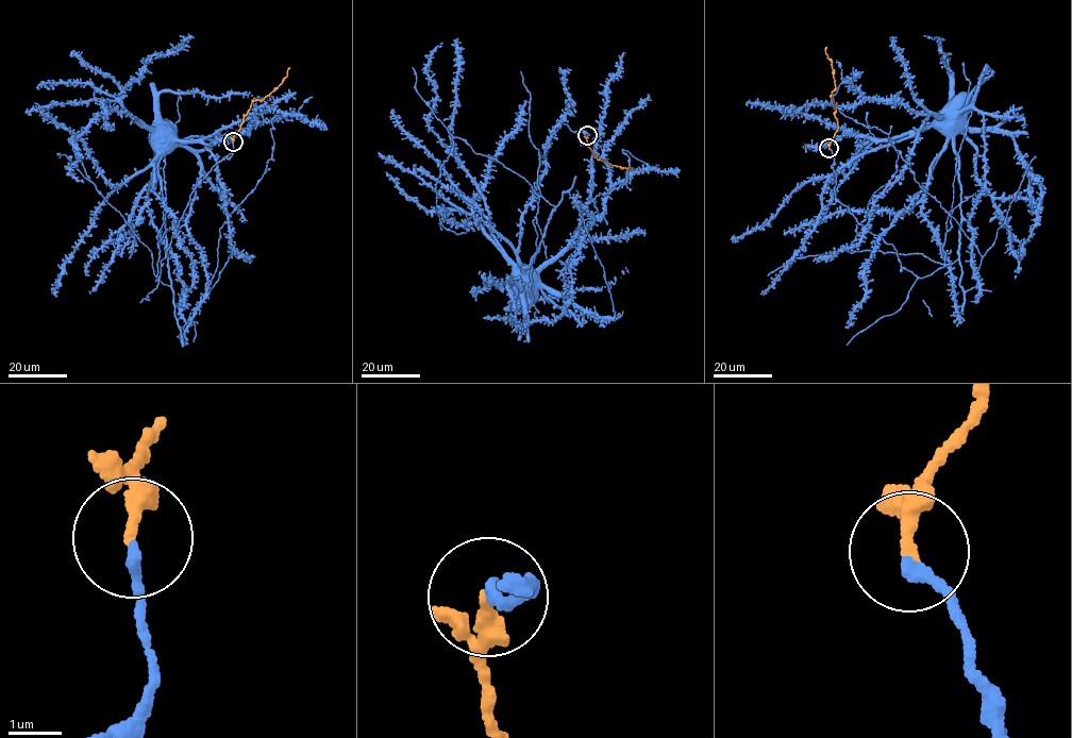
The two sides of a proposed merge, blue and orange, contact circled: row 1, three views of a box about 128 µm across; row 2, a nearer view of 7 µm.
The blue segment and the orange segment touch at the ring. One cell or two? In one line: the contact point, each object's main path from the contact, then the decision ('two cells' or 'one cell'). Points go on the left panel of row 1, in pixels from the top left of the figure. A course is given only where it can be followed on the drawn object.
(233, 141) | blue via (233, 141), (234, 150), (191, 193), (176, 229), (174, 214), (153, 190), (152, 162), (160, 133), (164, 143) | orange via (233, 141), (252, 103), (277, 88), (289, 67) | one cell

